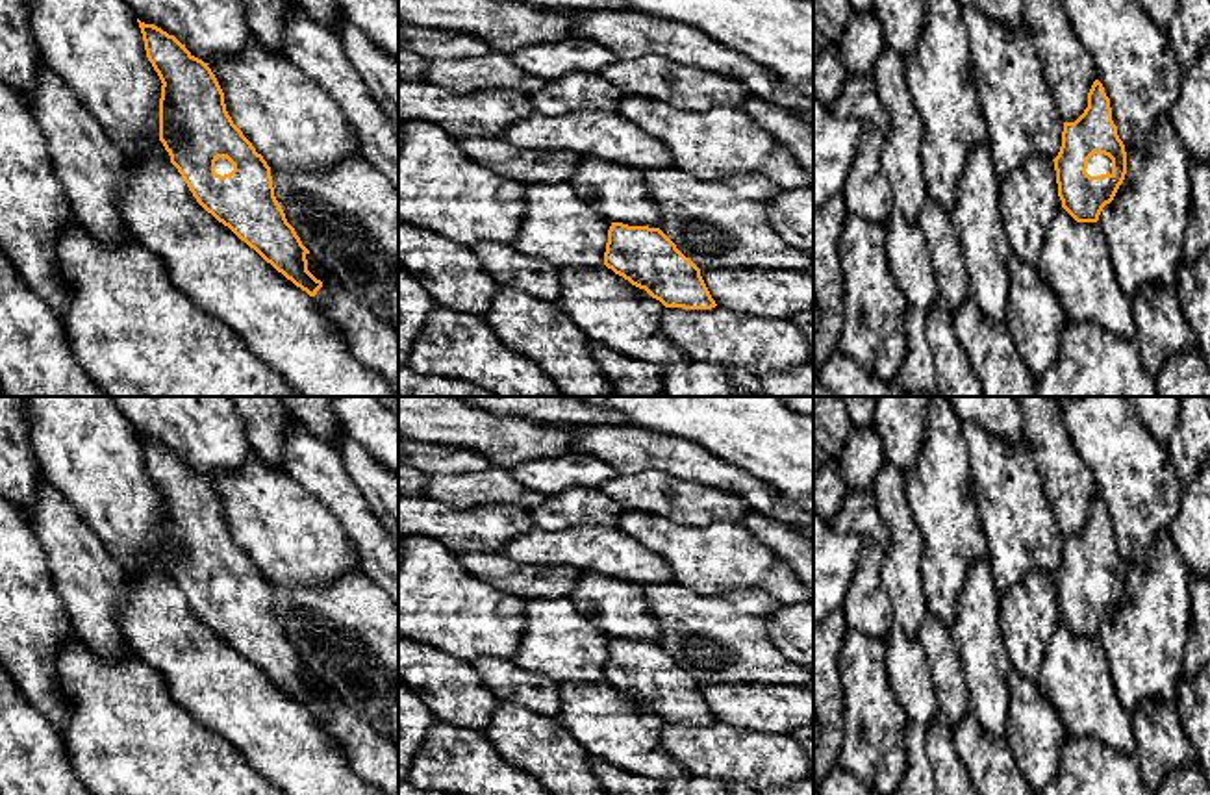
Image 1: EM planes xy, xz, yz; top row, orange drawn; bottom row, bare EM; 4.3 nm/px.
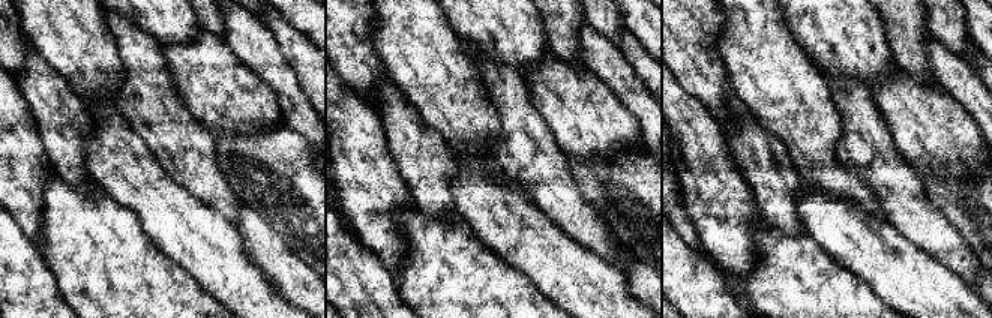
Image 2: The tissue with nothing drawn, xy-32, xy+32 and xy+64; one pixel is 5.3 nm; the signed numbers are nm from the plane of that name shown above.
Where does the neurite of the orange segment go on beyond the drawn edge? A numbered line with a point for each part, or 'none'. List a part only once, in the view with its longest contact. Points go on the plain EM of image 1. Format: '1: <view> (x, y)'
1: yz (1099, 579)

